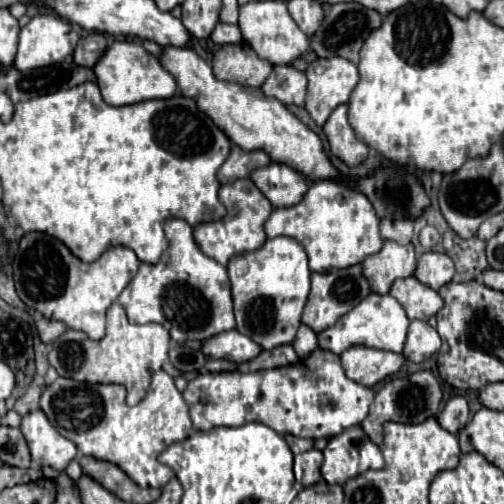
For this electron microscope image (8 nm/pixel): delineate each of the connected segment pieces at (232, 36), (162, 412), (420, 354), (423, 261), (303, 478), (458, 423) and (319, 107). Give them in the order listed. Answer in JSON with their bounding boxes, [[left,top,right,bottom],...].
[[210,23,242,45],[40,371,194,487],[404,321,440,363],[414,251,456,291],[294,449,324,487],[436,397,470,435],[306,57,360,127]]

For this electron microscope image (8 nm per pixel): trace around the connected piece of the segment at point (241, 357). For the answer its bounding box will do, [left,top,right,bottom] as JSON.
[202,329,262,363]

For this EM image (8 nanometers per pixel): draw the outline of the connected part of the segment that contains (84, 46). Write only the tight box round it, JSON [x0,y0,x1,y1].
[74,33,108,67]

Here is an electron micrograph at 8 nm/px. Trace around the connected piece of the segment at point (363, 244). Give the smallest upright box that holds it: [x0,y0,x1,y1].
[266,181,382,273]

